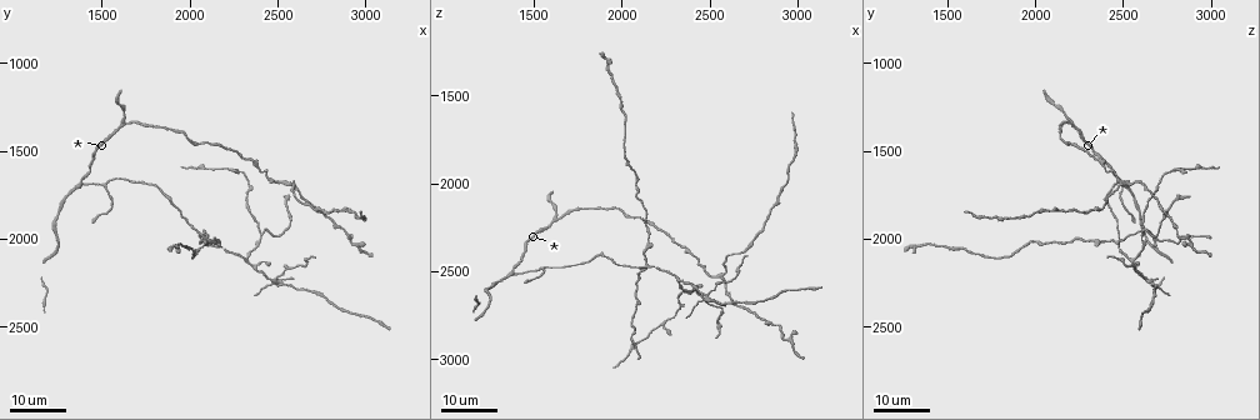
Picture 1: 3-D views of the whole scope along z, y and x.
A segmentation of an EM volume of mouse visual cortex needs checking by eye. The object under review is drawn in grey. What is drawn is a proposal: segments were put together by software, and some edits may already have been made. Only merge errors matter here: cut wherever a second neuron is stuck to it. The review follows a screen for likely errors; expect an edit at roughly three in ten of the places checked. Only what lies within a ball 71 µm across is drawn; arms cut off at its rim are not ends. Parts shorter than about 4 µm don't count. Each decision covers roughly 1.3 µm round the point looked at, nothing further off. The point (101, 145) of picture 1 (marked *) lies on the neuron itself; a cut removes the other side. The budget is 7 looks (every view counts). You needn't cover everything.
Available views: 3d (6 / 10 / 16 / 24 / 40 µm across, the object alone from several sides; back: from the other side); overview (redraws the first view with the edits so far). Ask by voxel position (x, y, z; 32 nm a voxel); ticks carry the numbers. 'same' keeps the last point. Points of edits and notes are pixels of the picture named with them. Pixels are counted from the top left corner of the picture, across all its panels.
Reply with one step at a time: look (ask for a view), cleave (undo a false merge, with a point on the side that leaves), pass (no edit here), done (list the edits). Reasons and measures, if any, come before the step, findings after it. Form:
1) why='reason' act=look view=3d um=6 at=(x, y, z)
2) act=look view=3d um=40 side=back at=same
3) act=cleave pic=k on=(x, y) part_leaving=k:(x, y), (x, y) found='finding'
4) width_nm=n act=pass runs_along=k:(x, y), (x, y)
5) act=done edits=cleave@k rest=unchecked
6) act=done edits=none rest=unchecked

why='two arms in line, one across' act=look view=3d um=16 at=(1380, 1680, 2520)

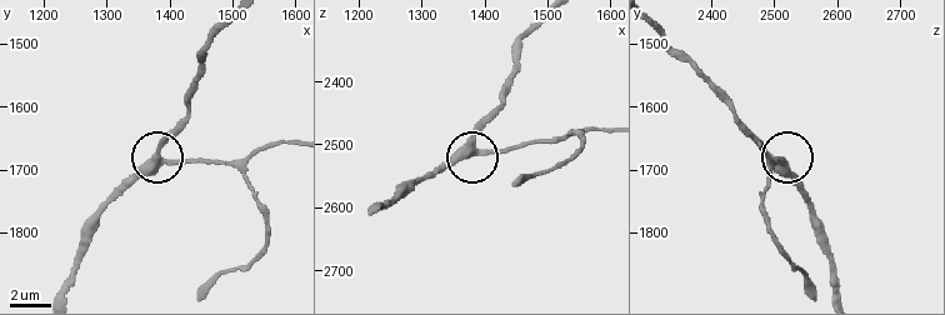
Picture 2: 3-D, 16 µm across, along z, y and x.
why='zoom in' act=look view=3d um=6 at=same

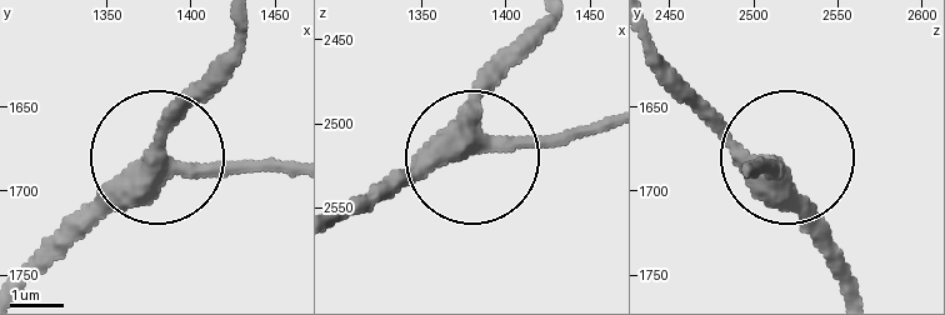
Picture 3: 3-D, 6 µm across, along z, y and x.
act=look view=3d um=6 side=back at=same

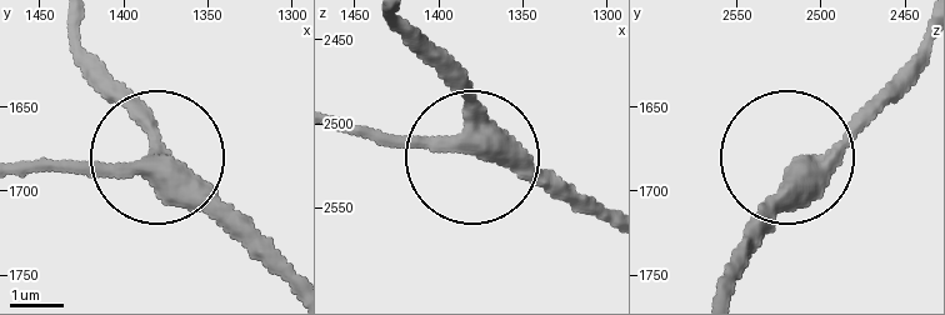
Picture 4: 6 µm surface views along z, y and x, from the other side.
act=pass runs_along=4:(78, 60), (270, 270) found='continuous, no second neuron'

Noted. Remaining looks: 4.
why='a fork' act=look view=3d um=16 at=(2100, 2000, 2480)

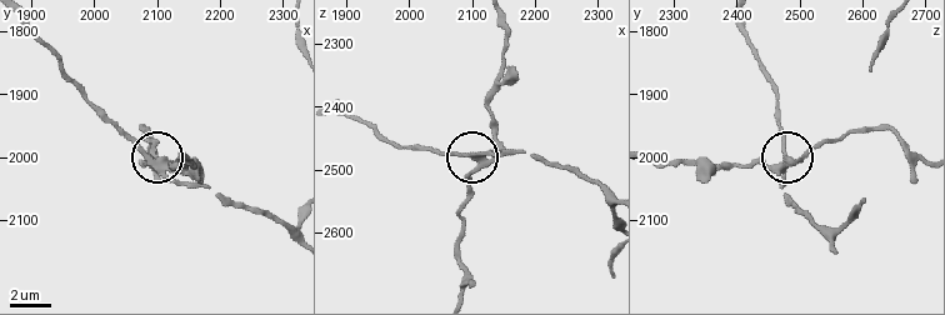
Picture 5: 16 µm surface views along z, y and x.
why='zoom in' act=look view=3d um=6 at=(2110, 2005, 2495)

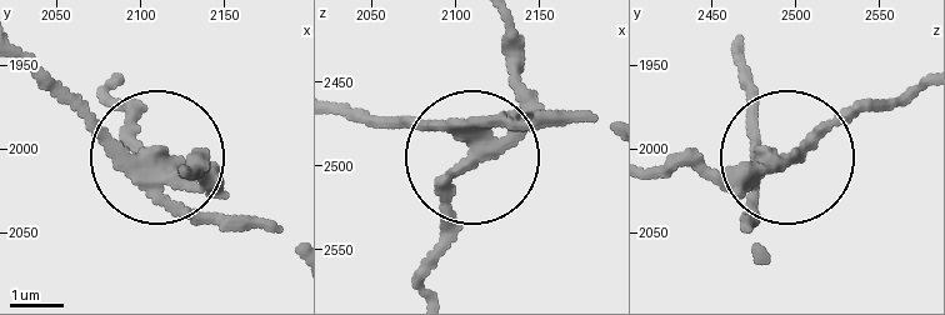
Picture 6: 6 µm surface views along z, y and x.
width_nm=270 act=cleave pic=6 on=(221, 195) found='two neurons meet here'

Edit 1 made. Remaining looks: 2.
why='looks like a crossing' act=look view=3d um=24 at=(2500, 2220, 2640)

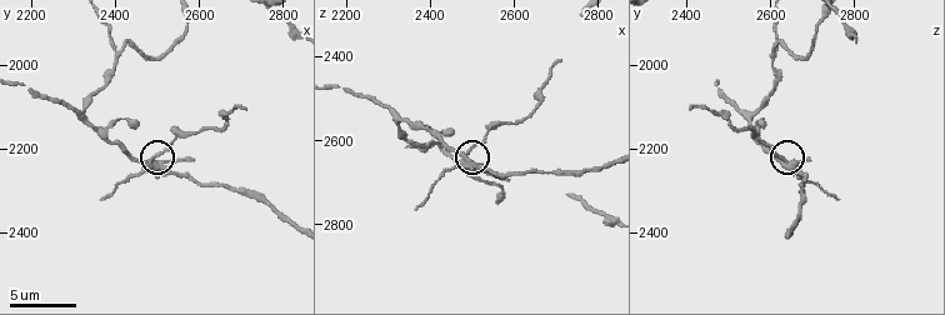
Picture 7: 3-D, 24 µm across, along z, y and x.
why='zoom in' act=look view=3d um=6 at=(2480, 2230, 2645)

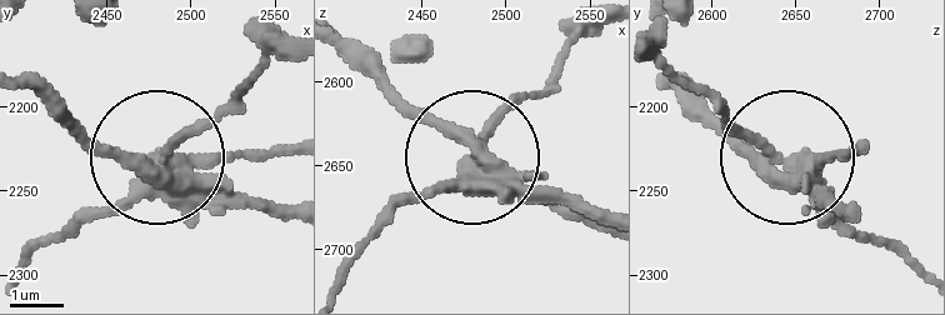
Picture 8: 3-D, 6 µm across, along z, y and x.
width_nm=380 act=cleave pic=8 on=(184, 134) part_leaving=8:(176, 179), (168, 166), (180, 144), (288, 45) found='two neurons meet here'

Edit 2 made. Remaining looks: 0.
act=done edits=cleave@6,cleave@8 rest=unchecked

